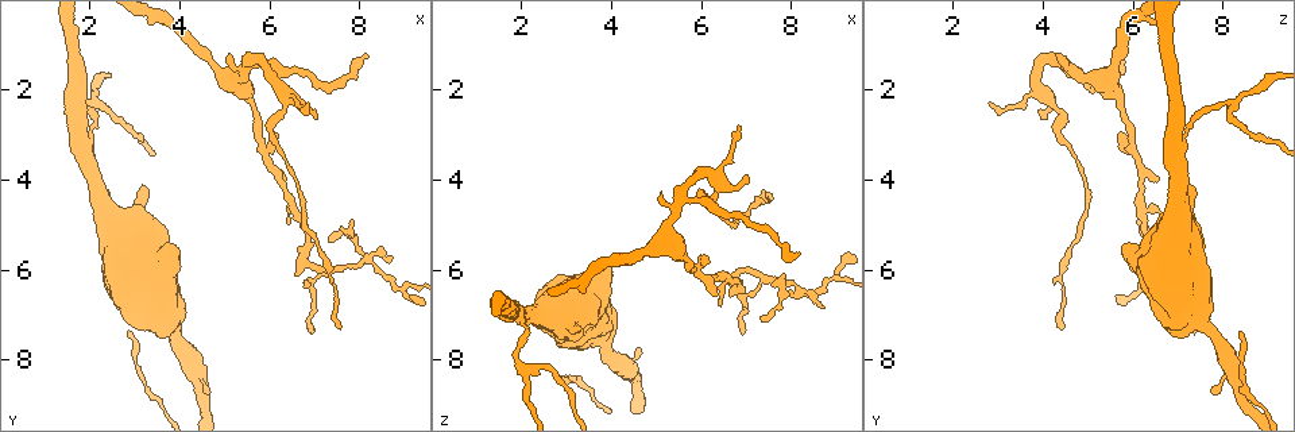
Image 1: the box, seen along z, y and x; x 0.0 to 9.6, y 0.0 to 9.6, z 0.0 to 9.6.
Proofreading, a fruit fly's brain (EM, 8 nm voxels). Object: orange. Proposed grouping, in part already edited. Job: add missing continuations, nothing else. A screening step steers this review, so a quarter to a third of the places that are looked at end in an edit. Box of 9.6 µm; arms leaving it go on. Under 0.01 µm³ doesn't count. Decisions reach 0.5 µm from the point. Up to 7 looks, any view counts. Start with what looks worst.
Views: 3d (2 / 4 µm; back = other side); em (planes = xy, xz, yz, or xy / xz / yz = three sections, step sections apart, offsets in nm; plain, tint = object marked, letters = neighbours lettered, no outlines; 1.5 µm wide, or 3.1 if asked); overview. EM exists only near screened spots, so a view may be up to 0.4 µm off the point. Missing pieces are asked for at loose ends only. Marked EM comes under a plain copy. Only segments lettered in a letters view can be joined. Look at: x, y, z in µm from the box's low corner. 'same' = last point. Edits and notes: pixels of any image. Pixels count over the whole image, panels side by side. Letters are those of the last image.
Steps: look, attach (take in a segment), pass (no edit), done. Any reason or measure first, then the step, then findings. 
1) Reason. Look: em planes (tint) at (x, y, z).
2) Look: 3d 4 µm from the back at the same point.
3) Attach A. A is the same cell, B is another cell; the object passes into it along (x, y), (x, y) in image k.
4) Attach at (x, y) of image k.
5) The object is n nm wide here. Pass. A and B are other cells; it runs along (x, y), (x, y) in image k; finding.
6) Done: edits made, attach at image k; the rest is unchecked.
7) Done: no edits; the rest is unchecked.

Free end. Look: em xy step 8 (letters) at (6.15, 2.90, 5.70).

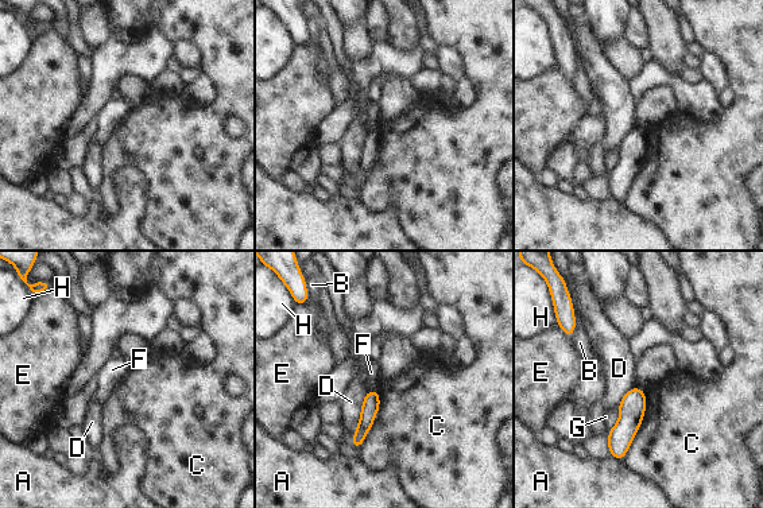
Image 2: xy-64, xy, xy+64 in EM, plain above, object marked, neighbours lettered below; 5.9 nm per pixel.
The longest contact is with C, 440 nm. Pass. A, B, C, D, E, F, G and H are other cells; no lettered segment goes on from it.

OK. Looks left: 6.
Tapers out. Look: em yz step 8 (tint) at (7.35, 5.40, 7.10).

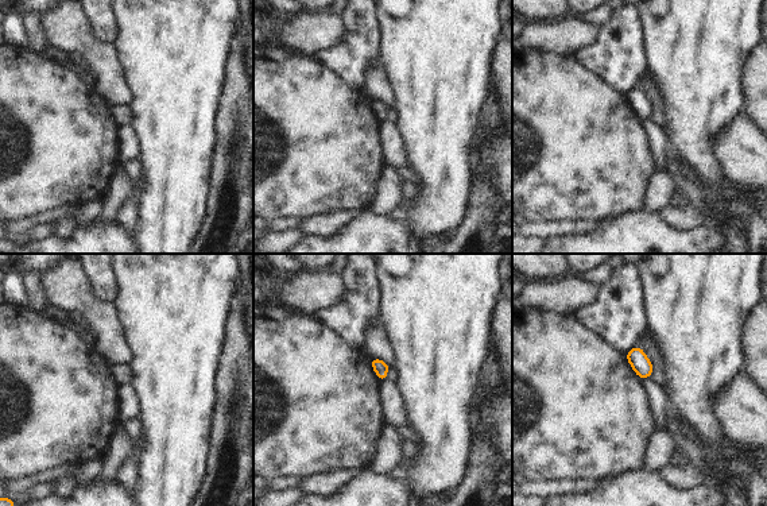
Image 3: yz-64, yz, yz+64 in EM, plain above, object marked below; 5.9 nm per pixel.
Look: em planes (letters) at the same point.

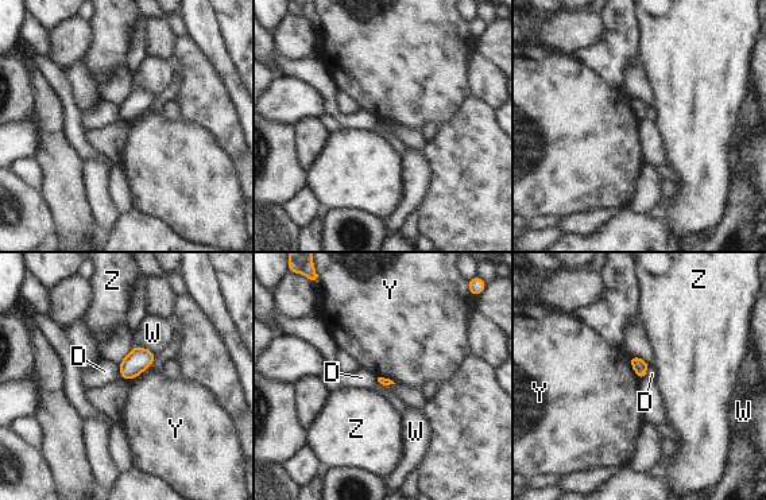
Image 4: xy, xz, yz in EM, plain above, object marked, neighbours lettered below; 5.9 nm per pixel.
The longest contact is with Y, 150 nm. Pass. D, W, Y and Z are other cells; a border runs along (627, 359), (639, 380) in image 4; no lettered segment goes on from it.

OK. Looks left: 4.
Branch stops here. Look: em yz step 4 (letters) at (6.90, 7.40, 7.40).

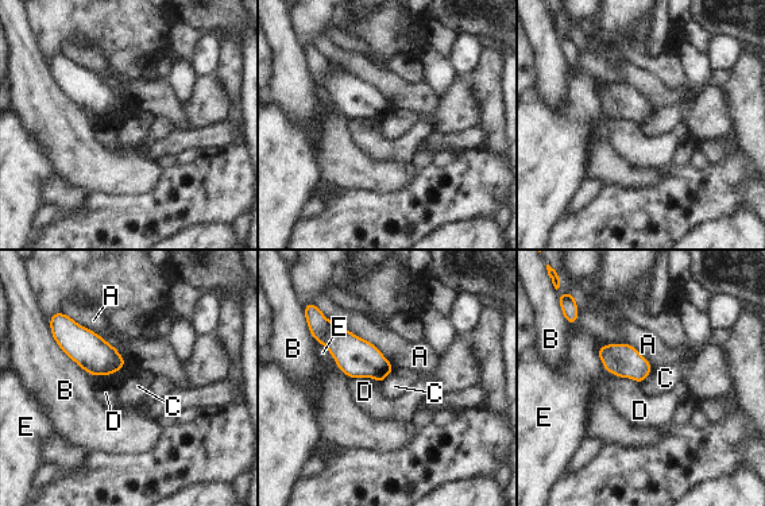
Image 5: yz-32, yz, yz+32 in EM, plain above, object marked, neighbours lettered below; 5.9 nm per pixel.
Cut it another way. Look: em planes (letters) at the same point.

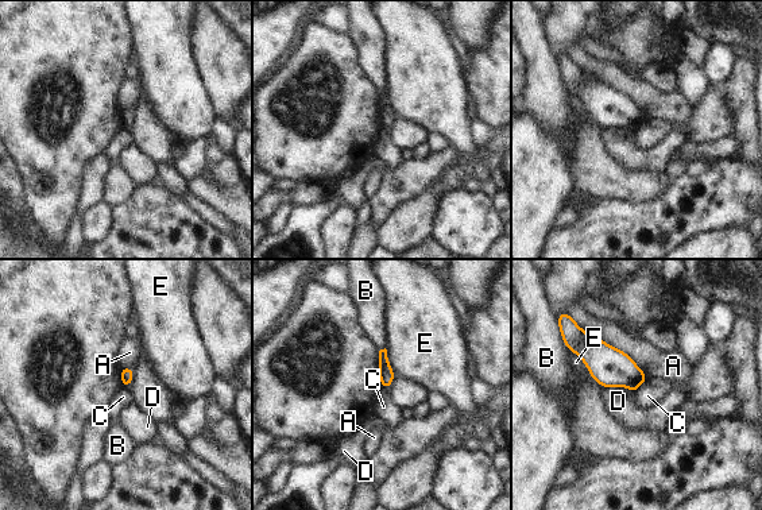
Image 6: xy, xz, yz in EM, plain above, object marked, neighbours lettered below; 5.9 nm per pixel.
Pass. A, B, C, D and E are other cells; a border runs along (648, 378), (635, 393) in image 6; no lettered segment goes on from it.

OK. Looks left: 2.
Done: no edits; the rest is unchecked.

